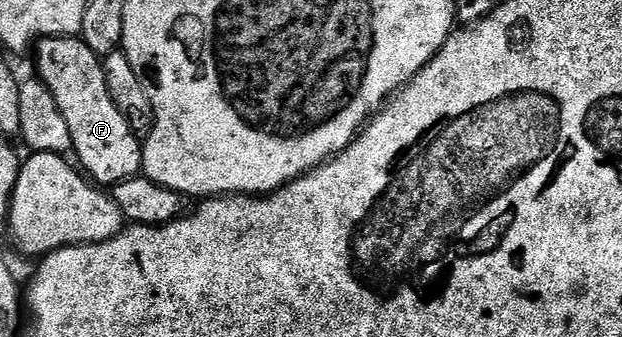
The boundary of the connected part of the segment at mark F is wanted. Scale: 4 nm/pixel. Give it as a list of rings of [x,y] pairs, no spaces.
[[[50,35],[34,46],[34,53],[35,65],[39,68],[37,77],[57,101],[70,148],[71,145],[75,148],[82,172],[103,187],[136,176],[143,168],[141,139],[131,130],[125,115],[117,111],[117,103],[113,103],[109,95],[109,87],[105,87],[105,71],[100,54],[90,49],[78,36]]]

